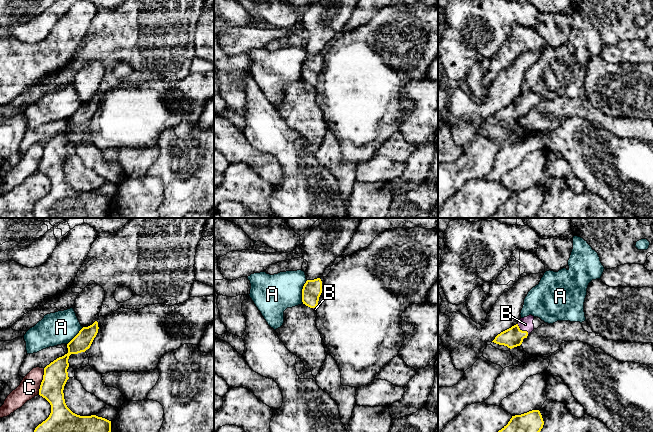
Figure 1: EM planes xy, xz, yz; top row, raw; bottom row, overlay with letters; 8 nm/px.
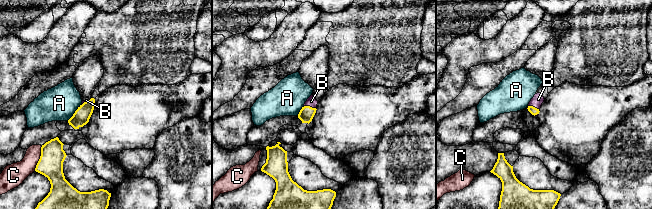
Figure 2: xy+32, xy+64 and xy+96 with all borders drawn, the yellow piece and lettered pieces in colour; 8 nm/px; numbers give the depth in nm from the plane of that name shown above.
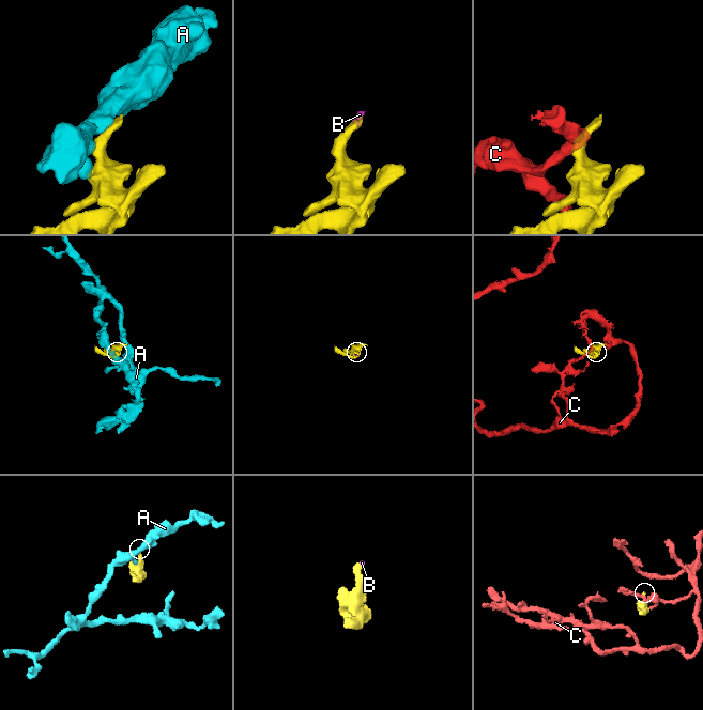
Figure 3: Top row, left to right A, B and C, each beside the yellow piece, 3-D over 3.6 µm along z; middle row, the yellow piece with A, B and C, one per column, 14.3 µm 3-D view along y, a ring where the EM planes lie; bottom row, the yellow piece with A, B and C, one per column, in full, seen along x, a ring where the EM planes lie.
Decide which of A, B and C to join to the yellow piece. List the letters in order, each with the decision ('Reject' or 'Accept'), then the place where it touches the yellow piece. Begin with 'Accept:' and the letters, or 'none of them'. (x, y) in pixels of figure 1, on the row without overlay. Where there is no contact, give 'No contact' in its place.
Accept: B
A: Reject. Touches yellow at xz (302, 67)
B: Accept. Touches yellow at yz (523, 107)
C: Reject. Touches yellow at xy (42, 157)

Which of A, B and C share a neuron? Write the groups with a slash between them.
A / B / C

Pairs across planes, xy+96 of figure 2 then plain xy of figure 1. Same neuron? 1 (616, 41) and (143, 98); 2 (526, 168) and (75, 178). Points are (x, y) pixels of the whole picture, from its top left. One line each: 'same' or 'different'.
1: different
2: same

